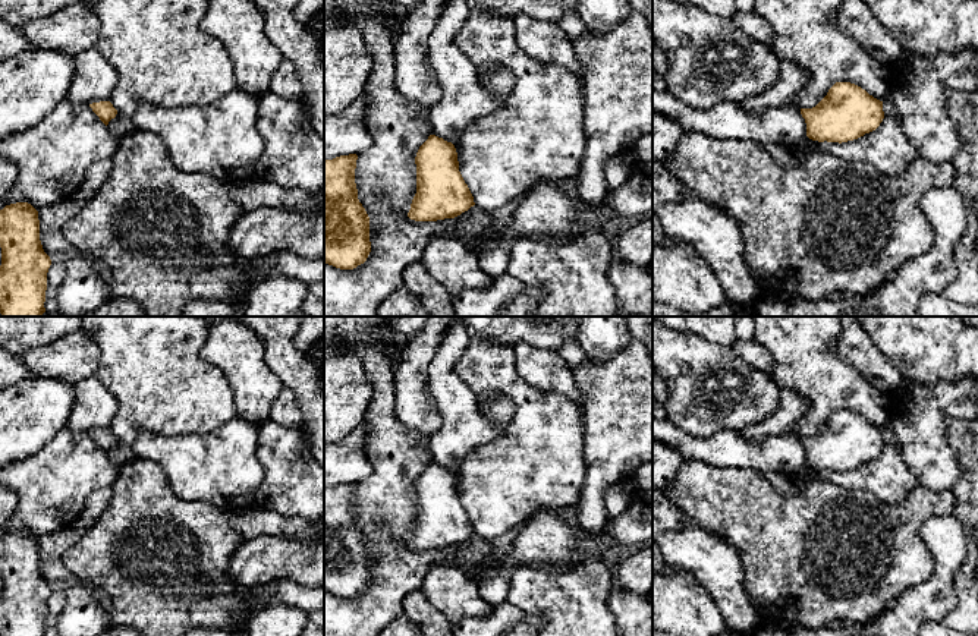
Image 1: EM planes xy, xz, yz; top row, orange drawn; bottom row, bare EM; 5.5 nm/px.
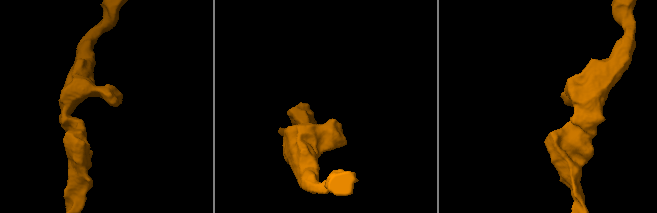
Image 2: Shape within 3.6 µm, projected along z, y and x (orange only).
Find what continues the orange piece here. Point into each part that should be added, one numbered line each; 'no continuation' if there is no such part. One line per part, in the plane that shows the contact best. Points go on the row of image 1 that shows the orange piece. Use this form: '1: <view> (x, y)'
no continuation

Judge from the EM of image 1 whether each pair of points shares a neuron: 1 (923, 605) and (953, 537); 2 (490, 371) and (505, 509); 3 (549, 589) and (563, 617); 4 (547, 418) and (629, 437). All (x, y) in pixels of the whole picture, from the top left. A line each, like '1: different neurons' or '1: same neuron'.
1: same neuron
2: same neuron
3: same neuron
4: different neurons

